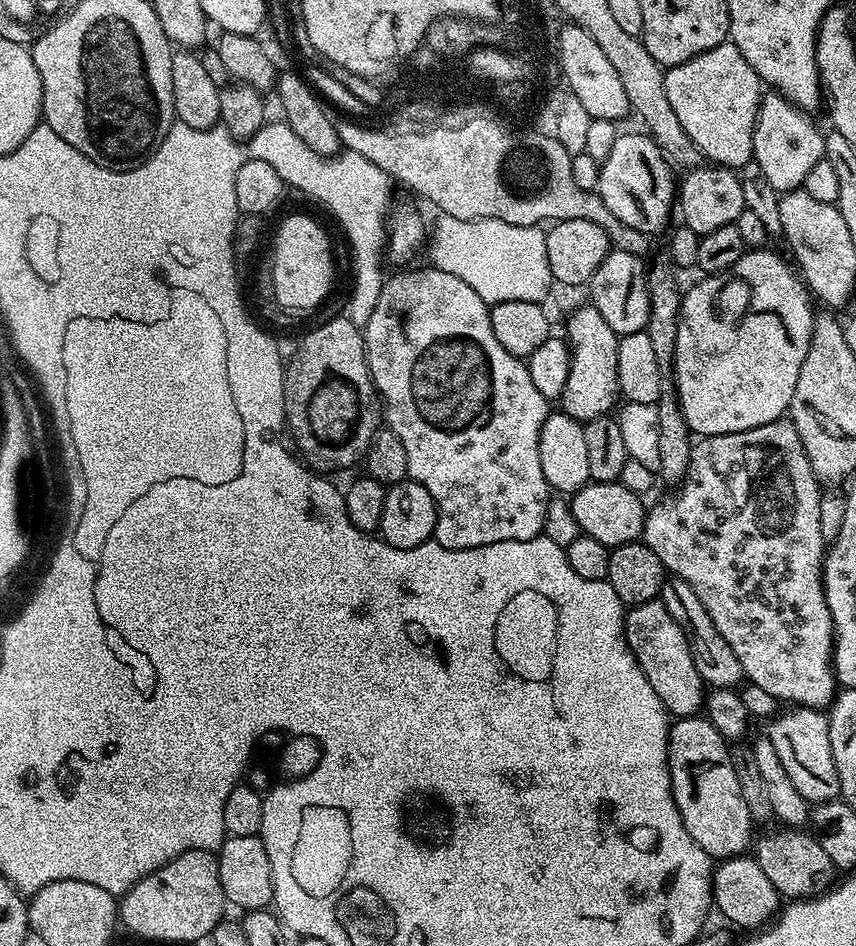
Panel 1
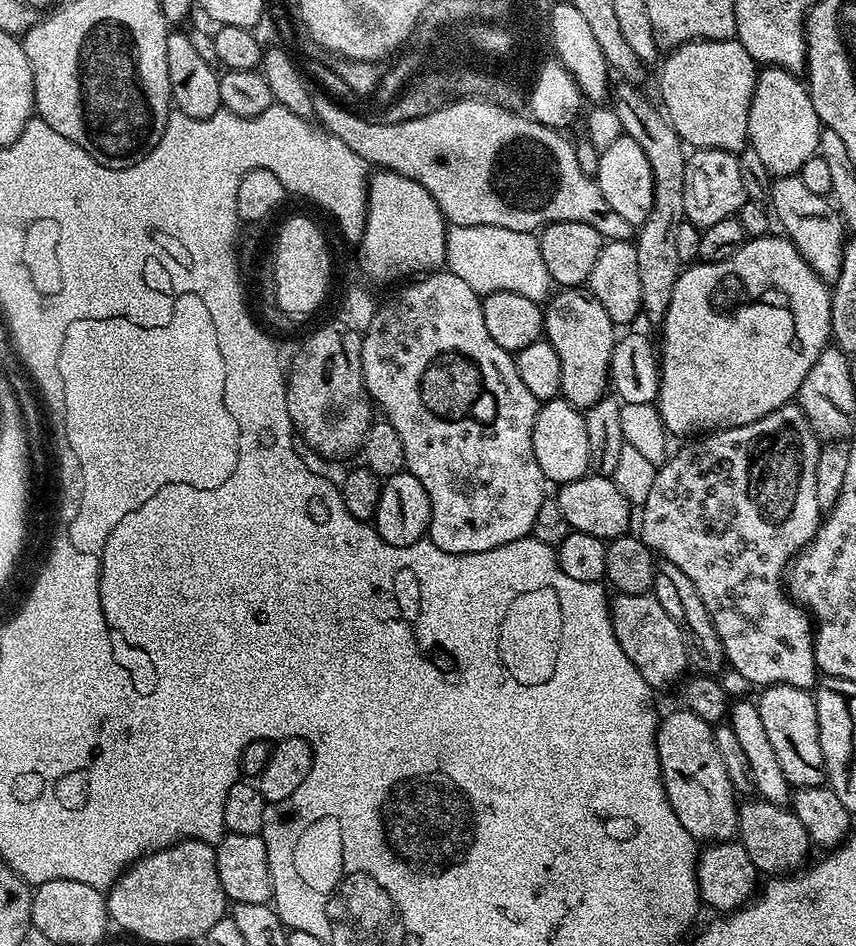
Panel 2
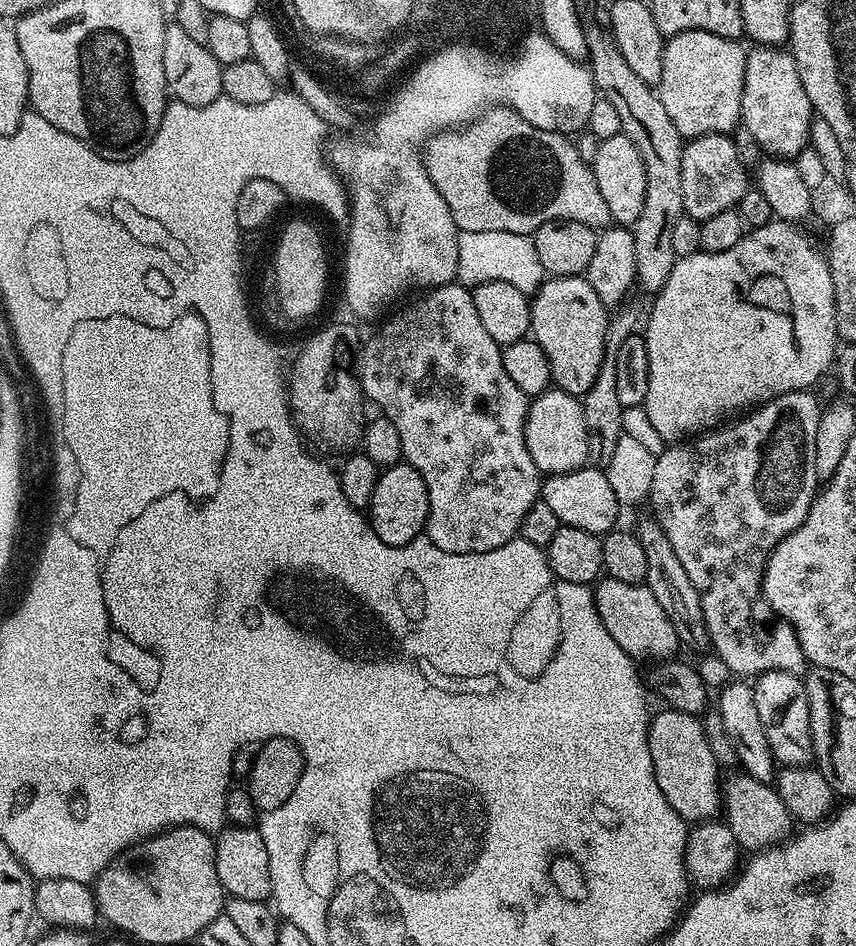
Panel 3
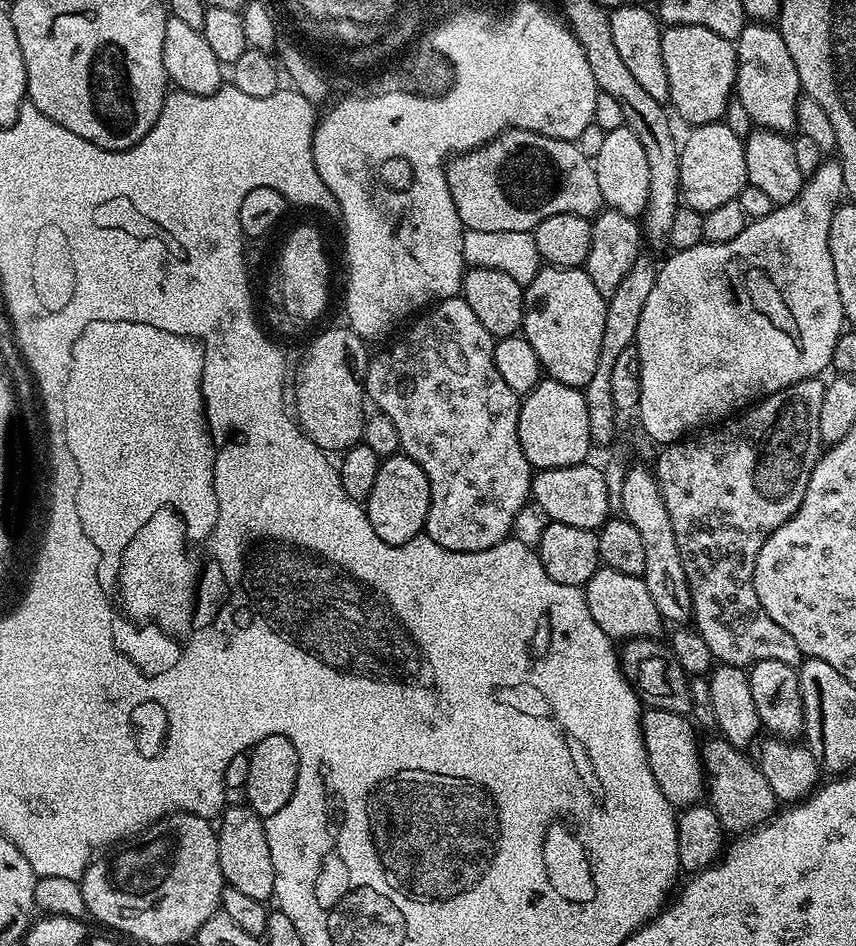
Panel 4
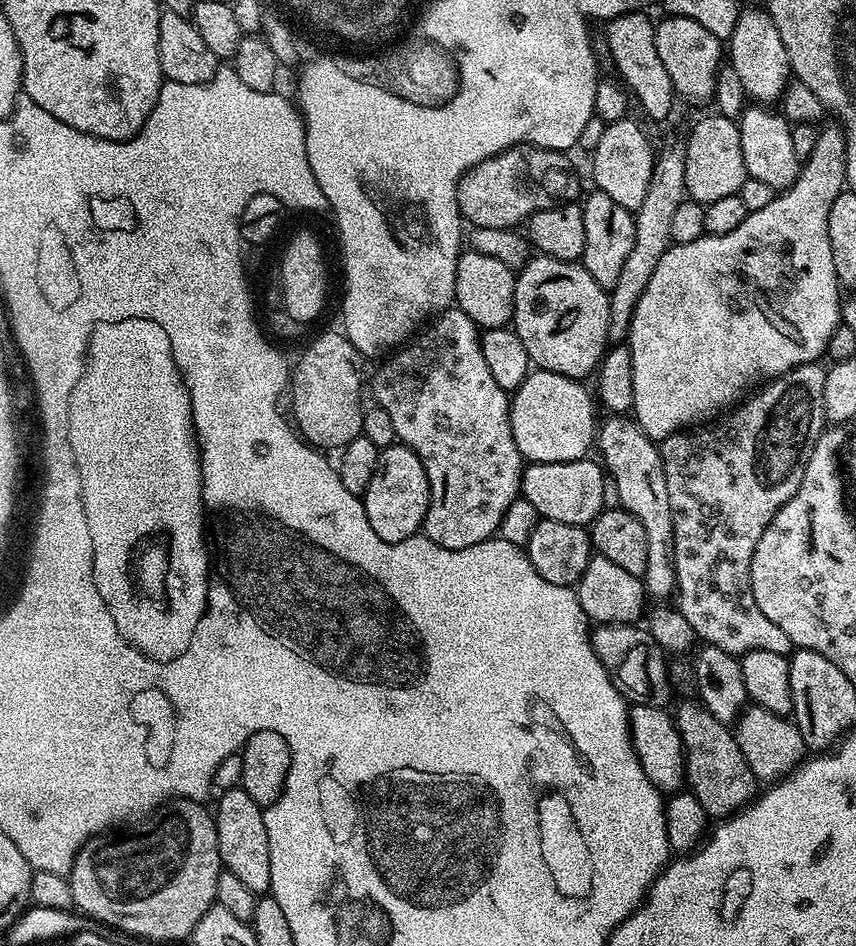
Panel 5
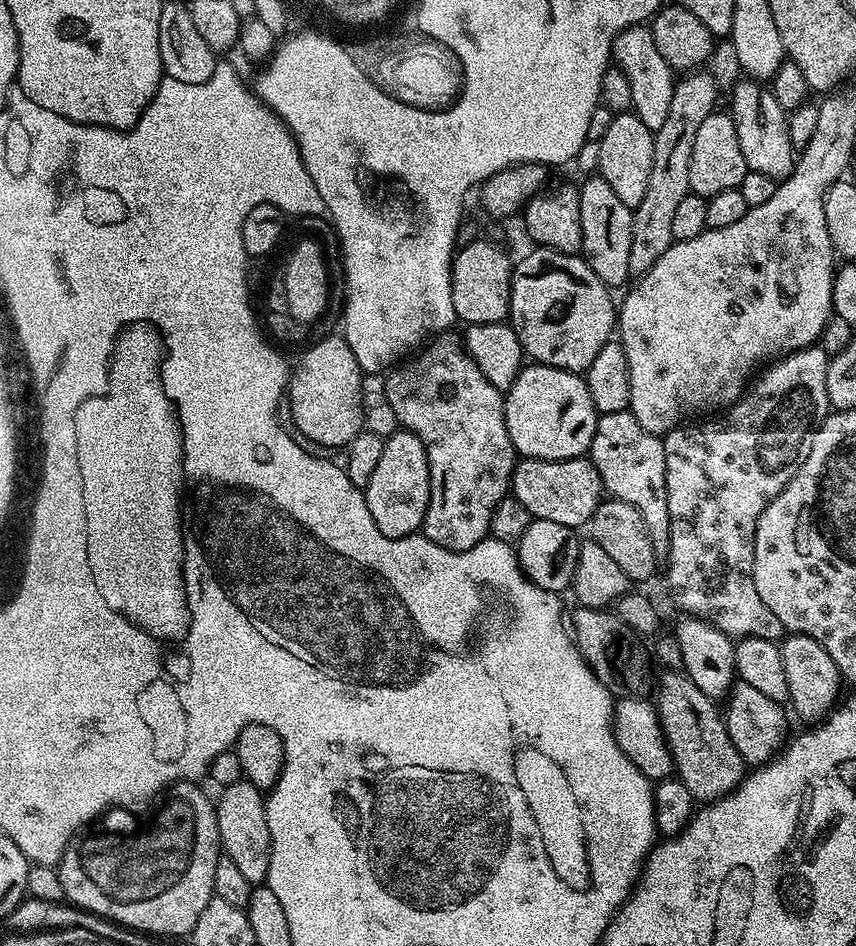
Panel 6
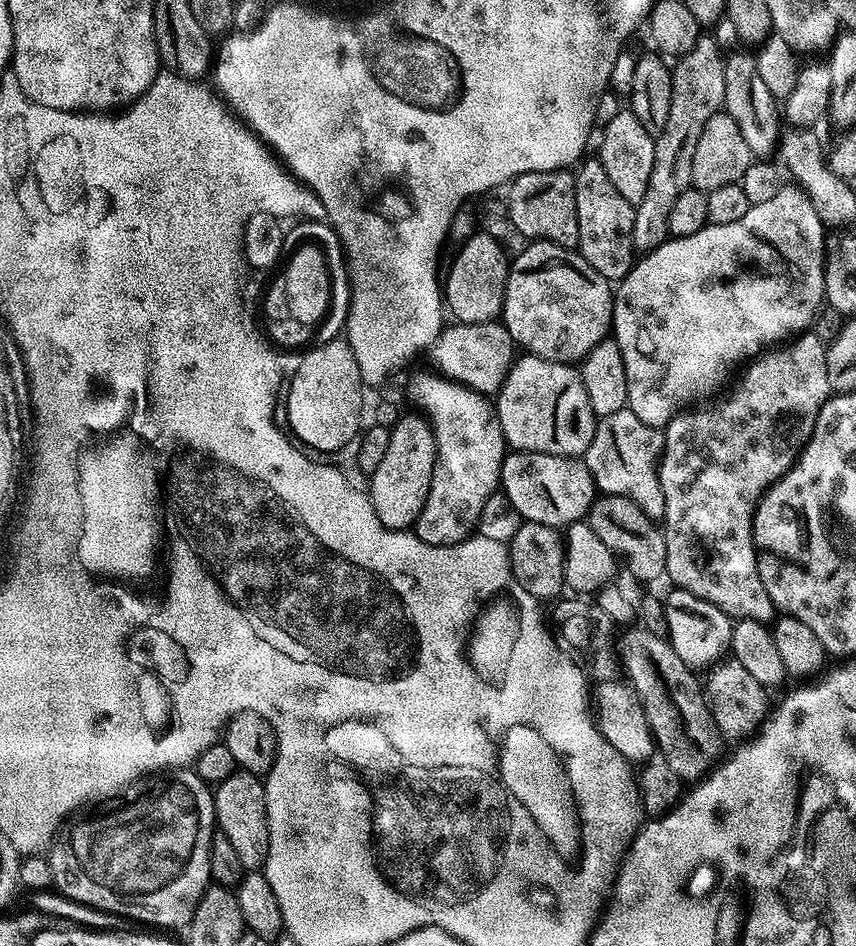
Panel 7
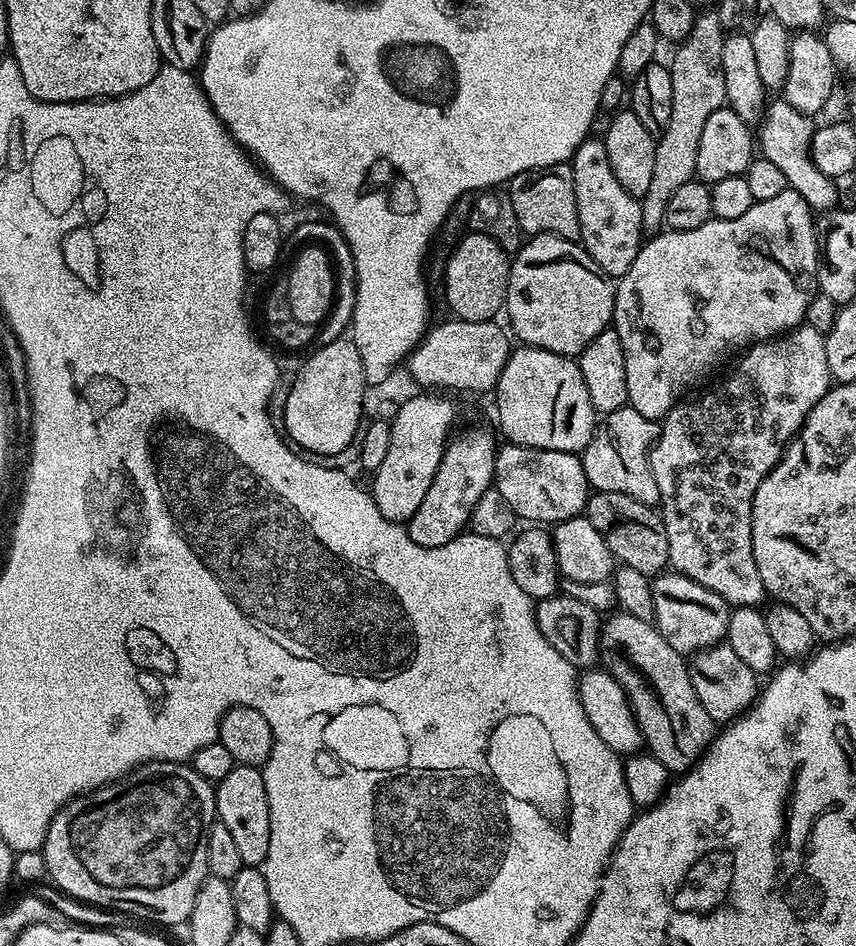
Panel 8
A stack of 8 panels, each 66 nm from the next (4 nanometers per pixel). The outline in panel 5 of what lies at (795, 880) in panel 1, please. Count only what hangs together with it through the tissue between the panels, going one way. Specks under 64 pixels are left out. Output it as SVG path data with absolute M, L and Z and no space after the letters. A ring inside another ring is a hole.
M699 702L675 709L674 719L684 743L684 775L692 795L702 802L709 817L727 818L739 812L757 795L758 781L750 766L746 766L742 750L738 750L733 729L718 722L718 718L714 718L714 714Z

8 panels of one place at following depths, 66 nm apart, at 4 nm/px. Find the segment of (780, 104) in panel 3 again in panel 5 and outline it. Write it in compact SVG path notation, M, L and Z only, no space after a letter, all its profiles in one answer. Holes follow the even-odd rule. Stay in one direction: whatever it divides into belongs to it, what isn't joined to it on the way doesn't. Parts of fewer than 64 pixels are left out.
M745 7L734 26L734 34L726 41L726 56L732 69L742 81L745 97L754 99L764 106L772 106L784 95L784 88L790 82L792 67L782 46L782 34L774 26L774 18L763 7Z

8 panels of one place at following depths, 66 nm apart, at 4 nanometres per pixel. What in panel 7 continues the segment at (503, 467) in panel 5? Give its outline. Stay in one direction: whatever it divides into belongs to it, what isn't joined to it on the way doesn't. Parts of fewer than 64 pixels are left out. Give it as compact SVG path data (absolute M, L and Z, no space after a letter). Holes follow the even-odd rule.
M432 370L418 373L409 382L408 396L421 408L417 409L431 424L432 436L436 439L436 465L432 471L430 494L426 494L426 506L422 506L422 514L415 522L414 531L422 542L430 546L460 544L476 532L476 523L482 514L482 506L486 506L486 498L500 488L500 471L506 455L500 420L489 397Z

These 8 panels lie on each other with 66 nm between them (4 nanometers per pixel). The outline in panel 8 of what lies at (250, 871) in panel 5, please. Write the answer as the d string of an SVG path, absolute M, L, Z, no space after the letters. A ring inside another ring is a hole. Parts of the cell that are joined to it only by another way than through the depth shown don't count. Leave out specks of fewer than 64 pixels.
M237 764L226 774L226 778L218 781L214 788L216 794L215 819L226 830L240 851L245 866L263 865L266 854L270 850L270 806L266 798L266 782L264 772L254 766Z

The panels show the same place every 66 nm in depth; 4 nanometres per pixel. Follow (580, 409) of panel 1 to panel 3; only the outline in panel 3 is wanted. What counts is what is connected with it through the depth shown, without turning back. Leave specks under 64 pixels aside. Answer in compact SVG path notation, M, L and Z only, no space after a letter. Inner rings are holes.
M554 276L545 279L531 297L532 331L531 339L537 340L550 362L552 384L561 388L566 394L583 398L586 390L594 386L594 378L598 378L598 366L602 366L604 347L606 346L606 326L610 315L602 298L594 294L594 286L584 276Z

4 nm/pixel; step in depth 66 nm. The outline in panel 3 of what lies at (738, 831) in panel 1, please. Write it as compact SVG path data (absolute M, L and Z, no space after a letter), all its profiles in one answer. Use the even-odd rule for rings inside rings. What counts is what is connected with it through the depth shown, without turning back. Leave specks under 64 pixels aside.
M665 707L663 711L657 716L655 713L648 722L650 762L654 762L654 778L658 778L658 790L662 790L666 802L674 806L676 813L685 822L713 819L722 808L722 775L720 776L720 768L716 765L716 756L708 745L708 736L700 725L701 717L691 716L670 707Z

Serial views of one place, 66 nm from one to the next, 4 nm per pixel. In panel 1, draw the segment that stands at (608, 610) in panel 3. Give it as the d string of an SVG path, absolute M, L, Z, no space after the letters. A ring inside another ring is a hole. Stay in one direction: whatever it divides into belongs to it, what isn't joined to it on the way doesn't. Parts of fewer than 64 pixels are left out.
M659 598L631 605L625 611L624 637L638 666L642 666L642 674L646 674L646 682L654 686L654 694L658 694L669 717L697 715L704 703L706 685L694 667L694 658L690 658L690 646L686 634L682 634L682 626L670 618Z

